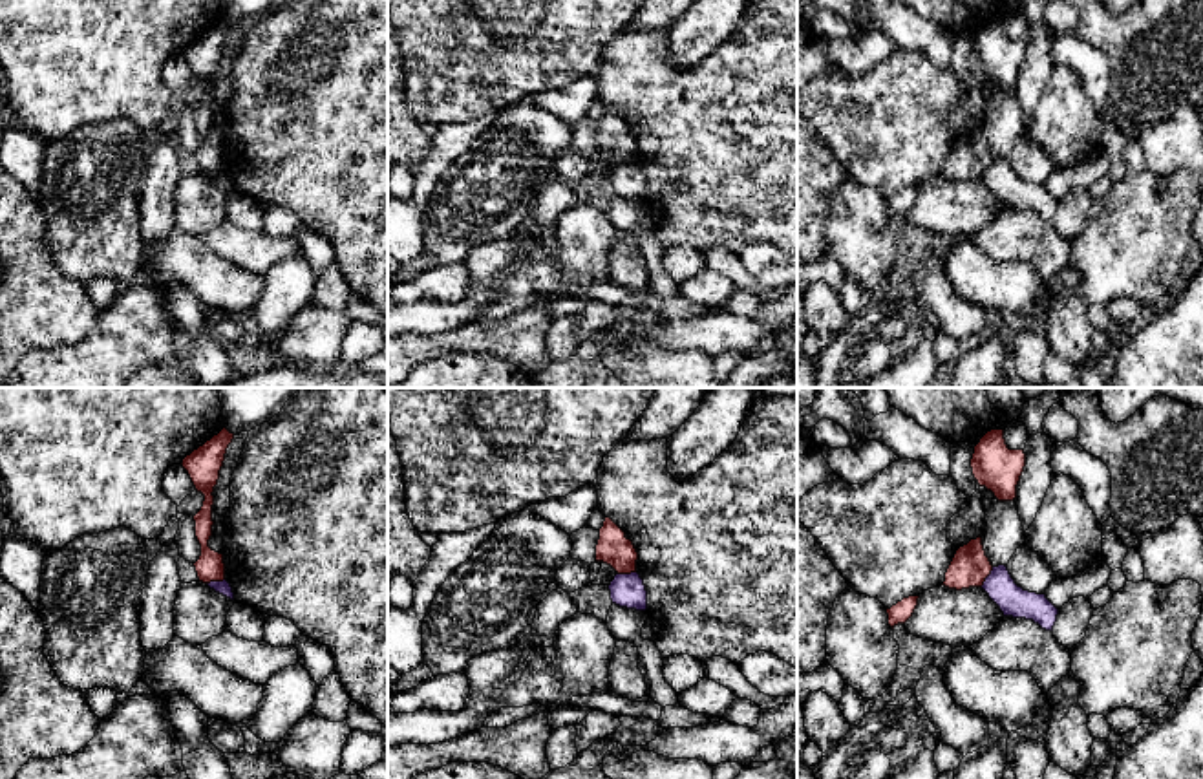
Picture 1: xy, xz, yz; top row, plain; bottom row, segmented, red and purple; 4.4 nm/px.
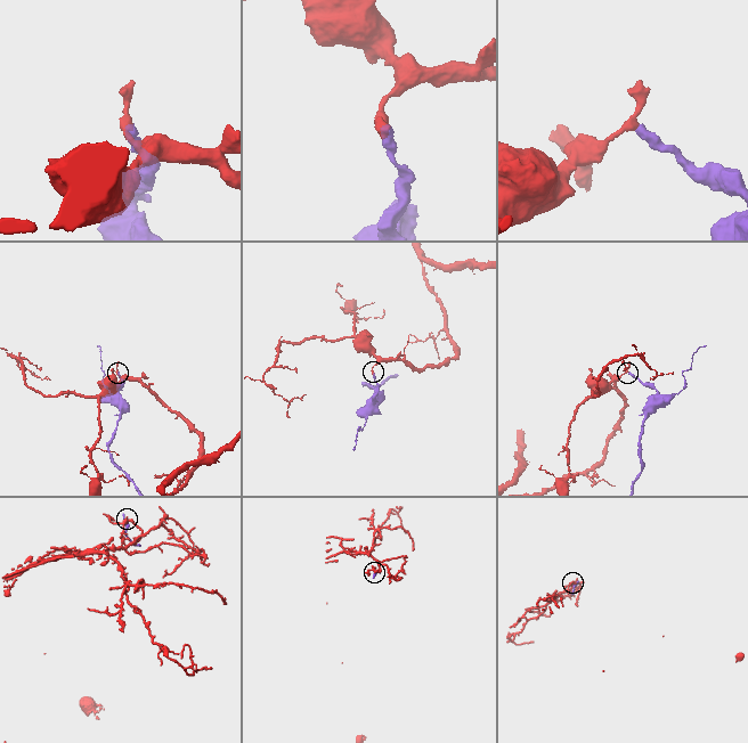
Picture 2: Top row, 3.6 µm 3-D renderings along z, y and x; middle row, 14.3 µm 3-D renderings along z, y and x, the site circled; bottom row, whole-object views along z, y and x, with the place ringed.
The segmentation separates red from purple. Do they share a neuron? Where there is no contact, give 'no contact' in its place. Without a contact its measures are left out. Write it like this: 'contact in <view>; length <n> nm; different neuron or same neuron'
contact in yz; length 110 nm; different neuron

